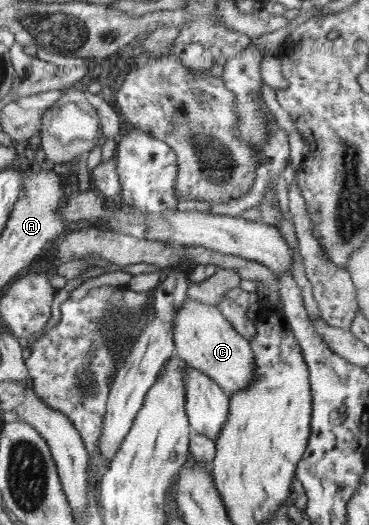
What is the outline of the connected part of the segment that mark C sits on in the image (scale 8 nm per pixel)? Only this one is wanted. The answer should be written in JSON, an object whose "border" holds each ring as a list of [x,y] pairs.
{"border":[[[187,297],[174,317],[174,354],[213,379],[229,396],[255,380],[256,365],[250,340],[237,333],[217,305]]]}

